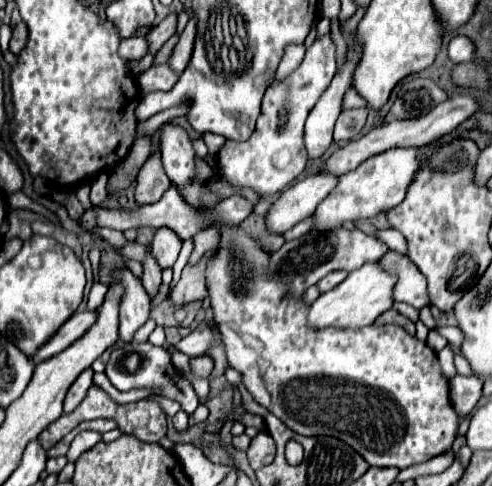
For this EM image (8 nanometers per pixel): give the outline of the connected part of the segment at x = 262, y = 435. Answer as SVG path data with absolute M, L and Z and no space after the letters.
M265 430L259 432L251 440L251 446L247 450L247 458L249 458L249 464L251 464L253 470L259 470L261 466L267 466L267 464L273 462L273 458L275 458L275 442Z

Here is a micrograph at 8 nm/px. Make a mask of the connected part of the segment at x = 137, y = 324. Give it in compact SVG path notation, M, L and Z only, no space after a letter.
M121 270L117 272L117 282L125 284L125 300L121 302L121 324L119 324L119 340L123 344L131 344L133 342L133 334L147 322L149 318L149 310L151 310L151 302L149 296L141 284L141 280L137 280L131 270Z

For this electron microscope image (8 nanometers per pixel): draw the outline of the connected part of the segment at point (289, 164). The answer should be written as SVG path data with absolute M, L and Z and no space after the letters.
M325 34L307 48L303 62L287 78L277 80L267 88L253 136L247 142L227 140L223 150L217 154L221 176L225 176L231 184L255 188L261 196L281 192L285 186L289 186L305 170L309 160L303 144L305 120L311 108L317 104L321 92L325 92L325 88L329 86L329 80L335 72L335 44L331 40L331 34Z

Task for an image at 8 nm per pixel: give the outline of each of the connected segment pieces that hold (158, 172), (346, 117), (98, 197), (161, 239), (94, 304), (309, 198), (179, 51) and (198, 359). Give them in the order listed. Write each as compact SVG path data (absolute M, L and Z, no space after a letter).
M159 150L153 152L143 168L137 172L137 186L135 186L135 202L137 206L155 204L161 200L161 196L169 190L169 178L163 172L161 166L161 154Z
M357 108L357 110L343 110L341 116L337 118L333 140L353 140L361 134L365 122L367 122L367 108Z
M99 174L93 182L91 182L91 192L89 192L89 200L91 200L91 204L101 204L105 198L107 198L107 190L105 190L105 186L107 186L107 174Z
M161 228L157 230L155 238L153 238L153 246L151 246L151 256L157 260L159 268L165 270L165 268L171 268L179 256L179 250L181 250L181 240L167 228Z
M95 283L90 291L86 311L96 310L103 302L105 294L109 289L108 285Z
M319 172L315 176L295 182L287 190L283 190L281 198L265 214L267 228L273 234L287 232L297 222L311 216L335 186L337 186L337 176L329 172Z
M193 16L193 18L187 22L187 26L185 26L181 38L179 38L179 44L175 46L173 56L171 56L171 60L169 60L171 68L173 68L177 74L181 74L181 72L187 68L189 60L191 60L191 52L193 52L193 44L195 44L195 34L197 34L197 20L195 20L195 16Z
M195 356L195 358L191 358L191 370L193 370L193 376L209 378L209 374L213 370L213 360L209 356Z

